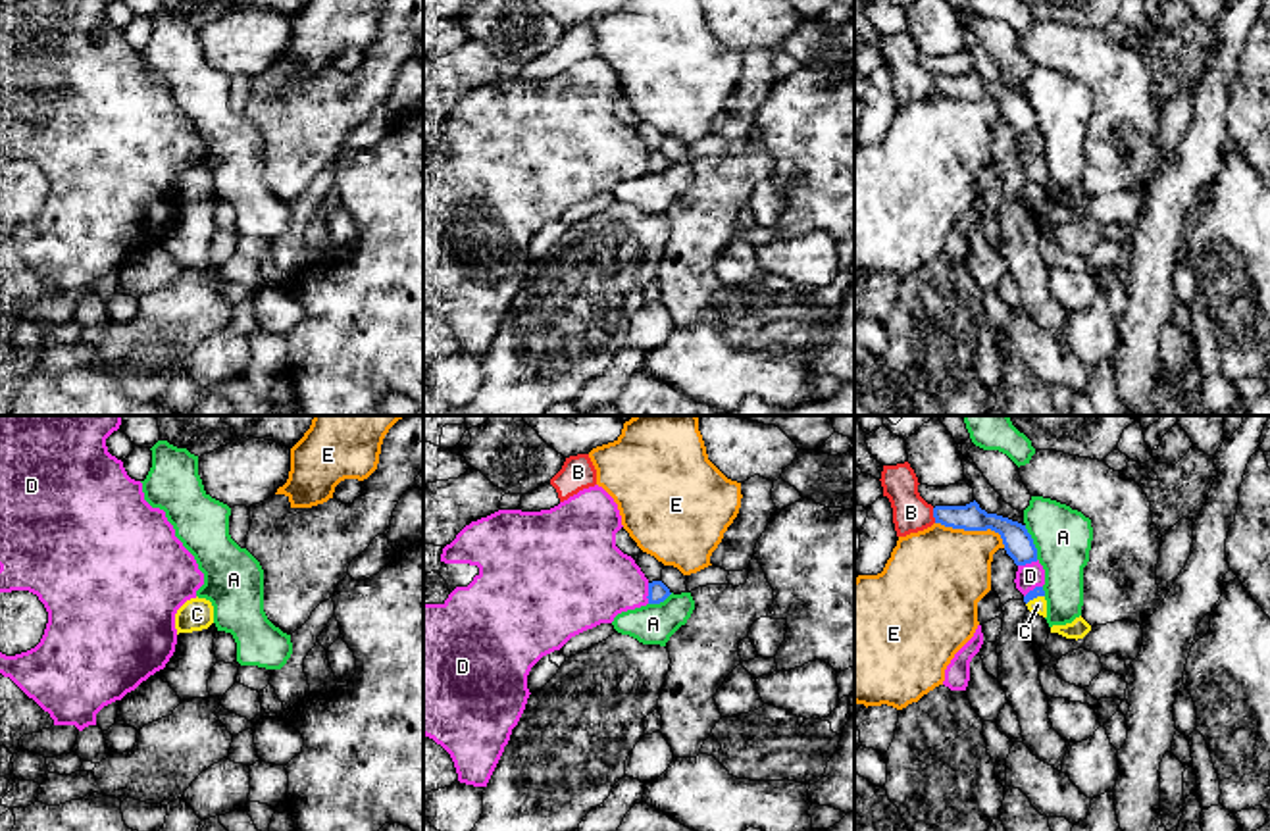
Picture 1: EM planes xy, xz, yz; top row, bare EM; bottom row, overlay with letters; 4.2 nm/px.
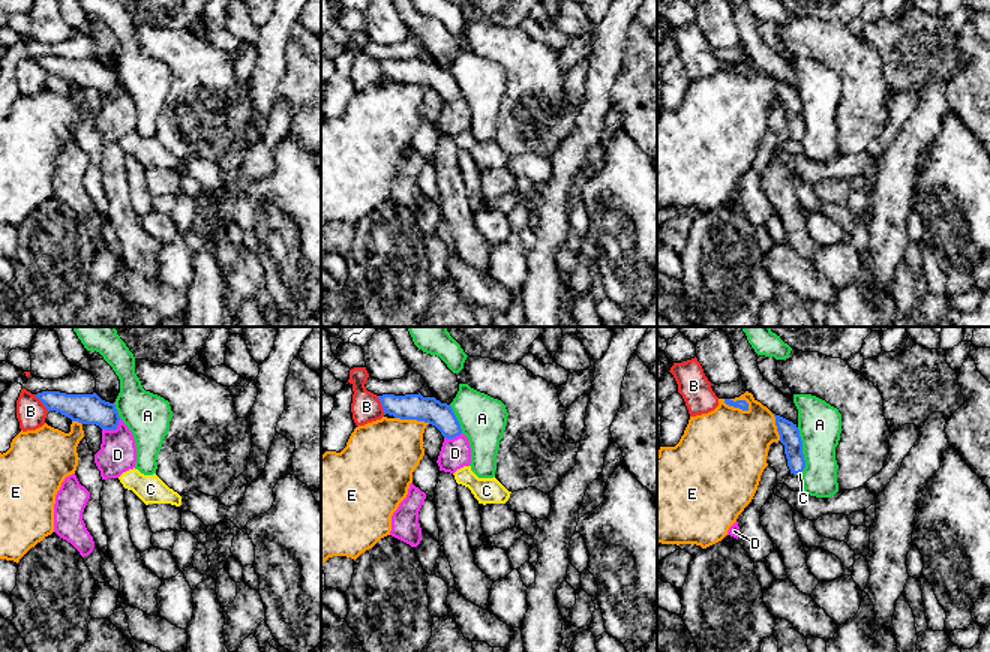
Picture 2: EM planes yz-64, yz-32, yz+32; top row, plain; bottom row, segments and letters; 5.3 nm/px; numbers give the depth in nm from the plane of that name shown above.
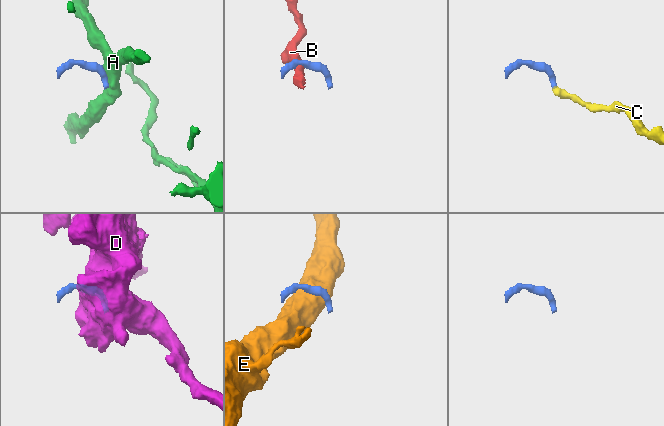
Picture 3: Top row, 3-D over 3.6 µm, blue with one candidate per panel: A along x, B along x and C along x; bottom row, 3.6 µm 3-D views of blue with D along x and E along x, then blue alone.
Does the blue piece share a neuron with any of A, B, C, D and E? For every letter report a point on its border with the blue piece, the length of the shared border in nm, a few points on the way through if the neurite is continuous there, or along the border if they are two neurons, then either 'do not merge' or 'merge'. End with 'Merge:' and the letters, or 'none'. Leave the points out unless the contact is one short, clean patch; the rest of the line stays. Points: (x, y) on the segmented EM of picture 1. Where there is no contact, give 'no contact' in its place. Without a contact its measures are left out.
A: contact yz (1032, 543); length 160 nm; border yz (1024, 526), (1038, 558); do not merge
B: contact yz (934, 516); length 70 nm; border yz (932, 508), (936, 522); do not merge
C: contact yz (1034, 597); length 90 nm; way yz (1038, 591), (1034, 597), (1038, 604); merge
D: contact xz (649, 593); length 90 nm; border xz (649, 583), (647, 603); do not merge
E: contact yz (974, 529); length 320 nm; border yz (936, 522), (947, 528), (993, 529), (1005, 547); do not merge
Merge: C

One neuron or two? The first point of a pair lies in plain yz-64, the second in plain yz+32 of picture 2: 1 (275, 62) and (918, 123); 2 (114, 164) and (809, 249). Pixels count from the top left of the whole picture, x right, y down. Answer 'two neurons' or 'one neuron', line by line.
1: one neuron
2: one neuron

